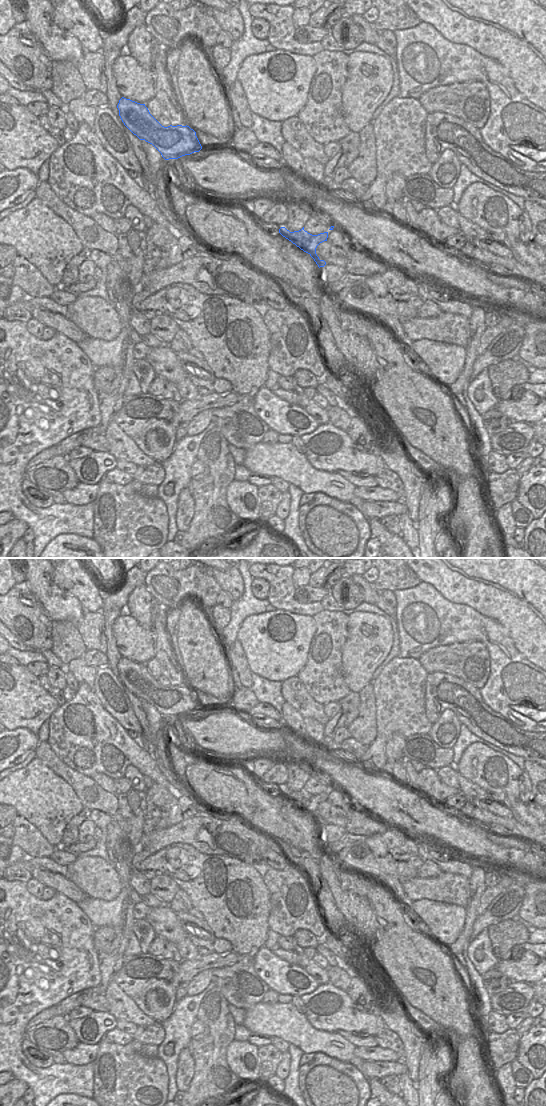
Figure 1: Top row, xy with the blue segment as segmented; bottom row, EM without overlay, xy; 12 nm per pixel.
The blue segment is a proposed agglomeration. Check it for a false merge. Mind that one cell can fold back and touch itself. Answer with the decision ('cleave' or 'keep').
cleave

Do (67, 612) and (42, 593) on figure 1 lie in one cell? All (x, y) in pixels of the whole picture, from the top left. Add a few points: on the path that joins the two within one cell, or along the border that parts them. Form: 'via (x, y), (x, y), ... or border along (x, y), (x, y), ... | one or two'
via (61, 607), (48, 596) | one

